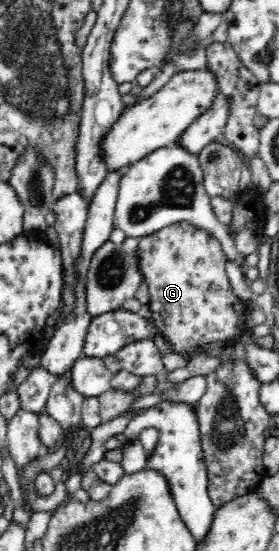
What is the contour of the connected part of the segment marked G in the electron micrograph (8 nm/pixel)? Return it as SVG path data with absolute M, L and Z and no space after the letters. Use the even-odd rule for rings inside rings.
M188 221L171 224L151 236L139 239L138 265L144 283L149 291L148 306L152 312L149 320L156 326L174 348L177 354L183 354L187 360L193 358L195 349L207 342L236 342L243 334L247 314L244 312L244 301L239 299L231 289L231 282L225 273L225 252L218 238L205 229Z

